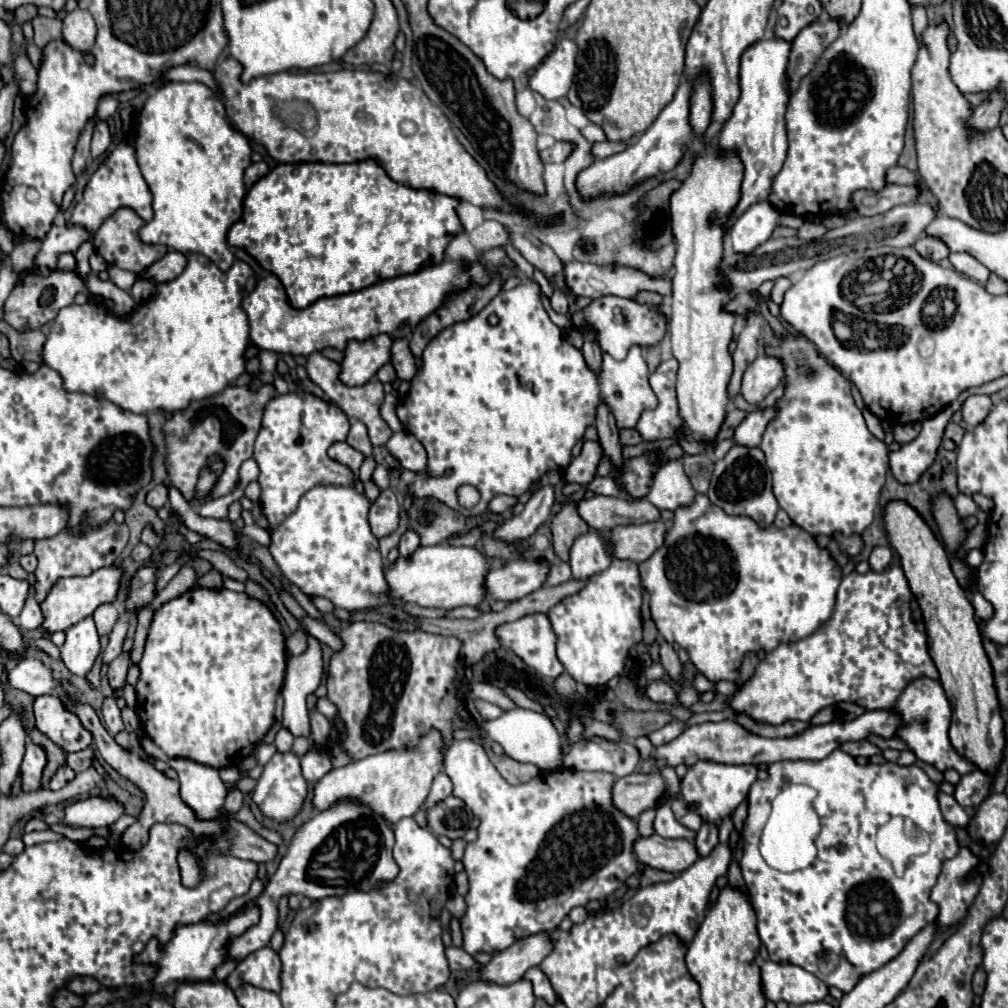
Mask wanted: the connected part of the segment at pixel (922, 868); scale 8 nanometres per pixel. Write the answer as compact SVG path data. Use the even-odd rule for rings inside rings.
M838 750L832 752L828 758L820 762L804 762L804 760L780 760L768 764L768 778L756 780L750 786L748 792L748 816L744 820L742 830L742 856L740 856L740 868L742 876L746 880L746 888L750 894L750 904L758 918L758 934L764 946L768 948L768 956L772 962L792 962L796 966L802 966L804 970L818 976L828 986L836 986L844 994L850 992L858 980L872 972L874 968L884 966L894 956L900 954L900 950L906 946L906 942L918 934L924 926L936 920L938 906L930 902L930 890L936 884L936 878L942 870L942 862L948 858L954 858L958 854L958 840L954 826L950 826L938 810L938 784L928 778L928 774L912 766L900 766L896 762L882 762L882 764L866 764L860 766L852 756ZM790 784L806 784L818 790L818 796L814 798L812 806L814 812L820 816L820 836L816 838L818 856L812 866L798 872L780 872L770 868L760 852L758 852L758 840L760 832L764 828L764 822L770 814L770 804L776 798L776 794L790 786ZM892 816L928 816L930 822L936 824L934 834L930 836L930 850L928 856L914 858L920 860L920 866L916 866L918 872L906 870L902 878L898 878L892 870L892 864L880 856L876 850L876 832L880 826L884 826Z

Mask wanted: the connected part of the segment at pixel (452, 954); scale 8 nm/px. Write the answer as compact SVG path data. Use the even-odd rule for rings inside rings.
M448 946L446 948L446 958L448 958L450 970L470 970L470 968L478 968L478 964L474 962L474 958L464 948Z

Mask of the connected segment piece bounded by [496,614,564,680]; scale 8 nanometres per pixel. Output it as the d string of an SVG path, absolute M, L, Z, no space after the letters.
M530 614L530 616L524 616L522 620L516 620L516 622L508 622L504 624L502 628L498 628L498 638L500 638L500 644L504 648L510 648L514 650L530 668L534 668L540 676L544 678L550 678L554 680L556 676L560 676L564 672L564 666L560 664L560 660L556 658L556 634L550 626L550 620L546 614Z

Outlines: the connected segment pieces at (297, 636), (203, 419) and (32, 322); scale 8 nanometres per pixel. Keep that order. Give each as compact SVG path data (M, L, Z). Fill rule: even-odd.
M304 630L294 632L294 634L286 640L286 646L288 646L288 650L290 650L294 656L304 654L306 648L308 648L308 634L306 634Z
M264 384L258 392L250 392L248 386L244 388L228 386L220 394L202 400L192 400L190 406L186 406L184 410L176 410L164 422L162 432L166 434L164 438L166 438L168 482L174 484L192 506L200 506L208 500L226 496L236 488L238 470L242 462L246 462L254 454L254 440L260 430L262 408L266 406L266 400L270 400L274 394L276 392L272 384ZM210 458L220 458L224 462L224 470L220 472L216 484L208 492L208 498L200 498L196 492L196 484L200 472L210 464Z
M34 270L24 272L24 274L20 274L14 290L10 292L10 296L4 304L4 320L18 332L40 330L44 324L52 322L62 308L70 306L78 292L88 292L88 290L86 290L84 280L76 272L52 270L48 276L40 276Z

